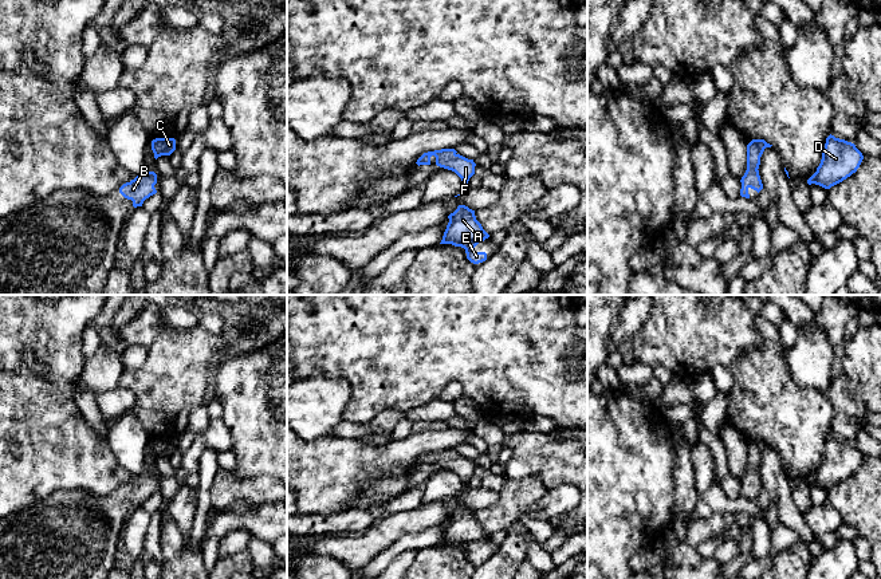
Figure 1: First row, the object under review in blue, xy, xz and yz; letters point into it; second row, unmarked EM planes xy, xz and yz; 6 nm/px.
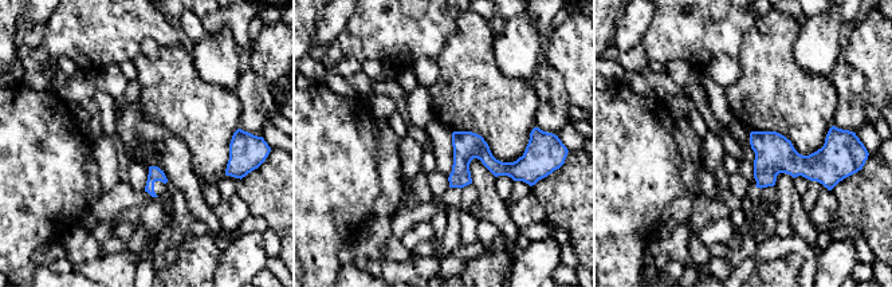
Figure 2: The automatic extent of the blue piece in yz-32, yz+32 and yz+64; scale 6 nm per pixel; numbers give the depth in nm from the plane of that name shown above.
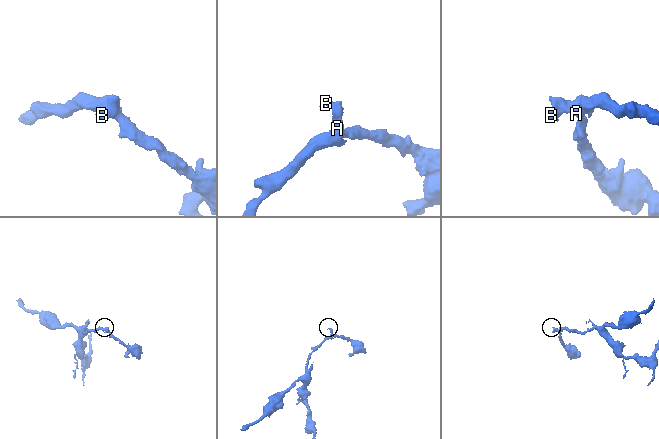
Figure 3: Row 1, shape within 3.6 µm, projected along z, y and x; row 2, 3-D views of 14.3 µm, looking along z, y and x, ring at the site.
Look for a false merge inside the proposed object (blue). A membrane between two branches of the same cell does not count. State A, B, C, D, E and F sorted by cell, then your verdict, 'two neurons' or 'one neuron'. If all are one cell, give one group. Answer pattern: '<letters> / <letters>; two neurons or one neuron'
A B C D E F; one neuron

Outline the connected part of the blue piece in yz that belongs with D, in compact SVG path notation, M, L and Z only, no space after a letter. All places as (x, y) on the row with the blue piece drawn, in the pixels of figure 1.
M830 134L826 138L821 164L807 184L830 189L856 173L862 159L864 155L854 143Z

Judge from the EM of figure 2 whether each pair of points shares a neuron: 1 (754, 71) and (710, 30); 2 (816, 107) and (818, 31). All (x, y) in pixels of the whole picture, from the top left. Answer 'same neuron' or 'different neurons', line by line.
1: different neurons
2: different neurons

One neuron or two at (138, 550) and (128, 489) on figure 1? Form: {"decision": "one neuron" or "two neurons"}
{"decision": "two neurons"}

